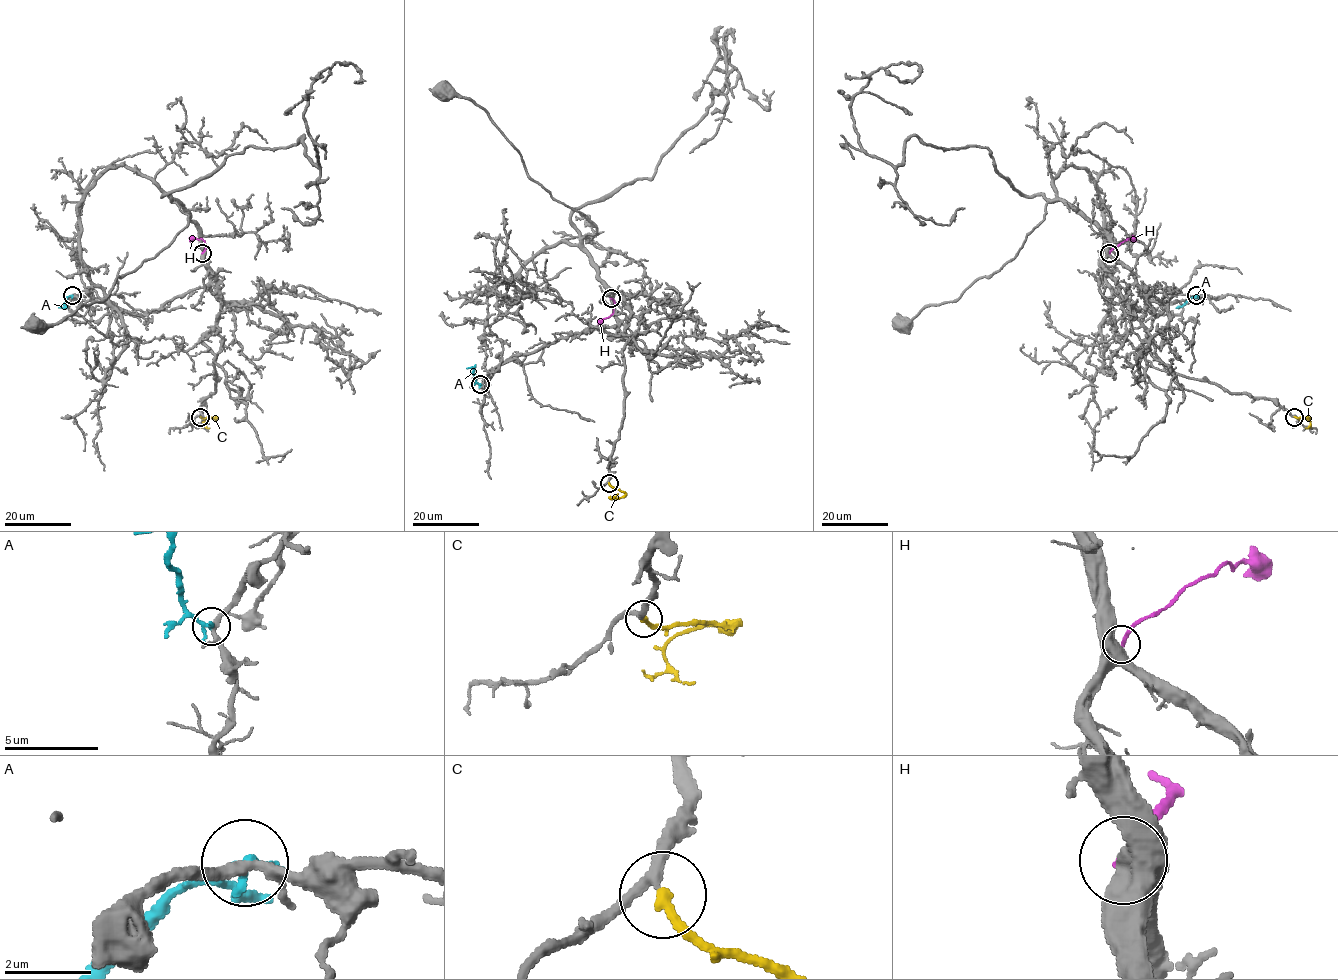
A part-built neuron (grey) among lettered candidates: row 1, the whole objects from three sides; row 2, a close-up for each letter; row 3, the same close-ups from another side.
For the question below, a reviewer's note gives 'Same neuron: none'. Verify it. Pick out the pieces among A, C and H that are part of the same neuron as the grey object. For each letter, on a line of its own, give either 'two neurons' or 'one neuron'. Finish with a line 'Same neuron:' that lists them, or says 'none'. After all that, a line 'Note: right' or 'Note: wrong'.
A: two neurons
C: one neuron
H: two neurons
Same neuron: C
Note: wrong

